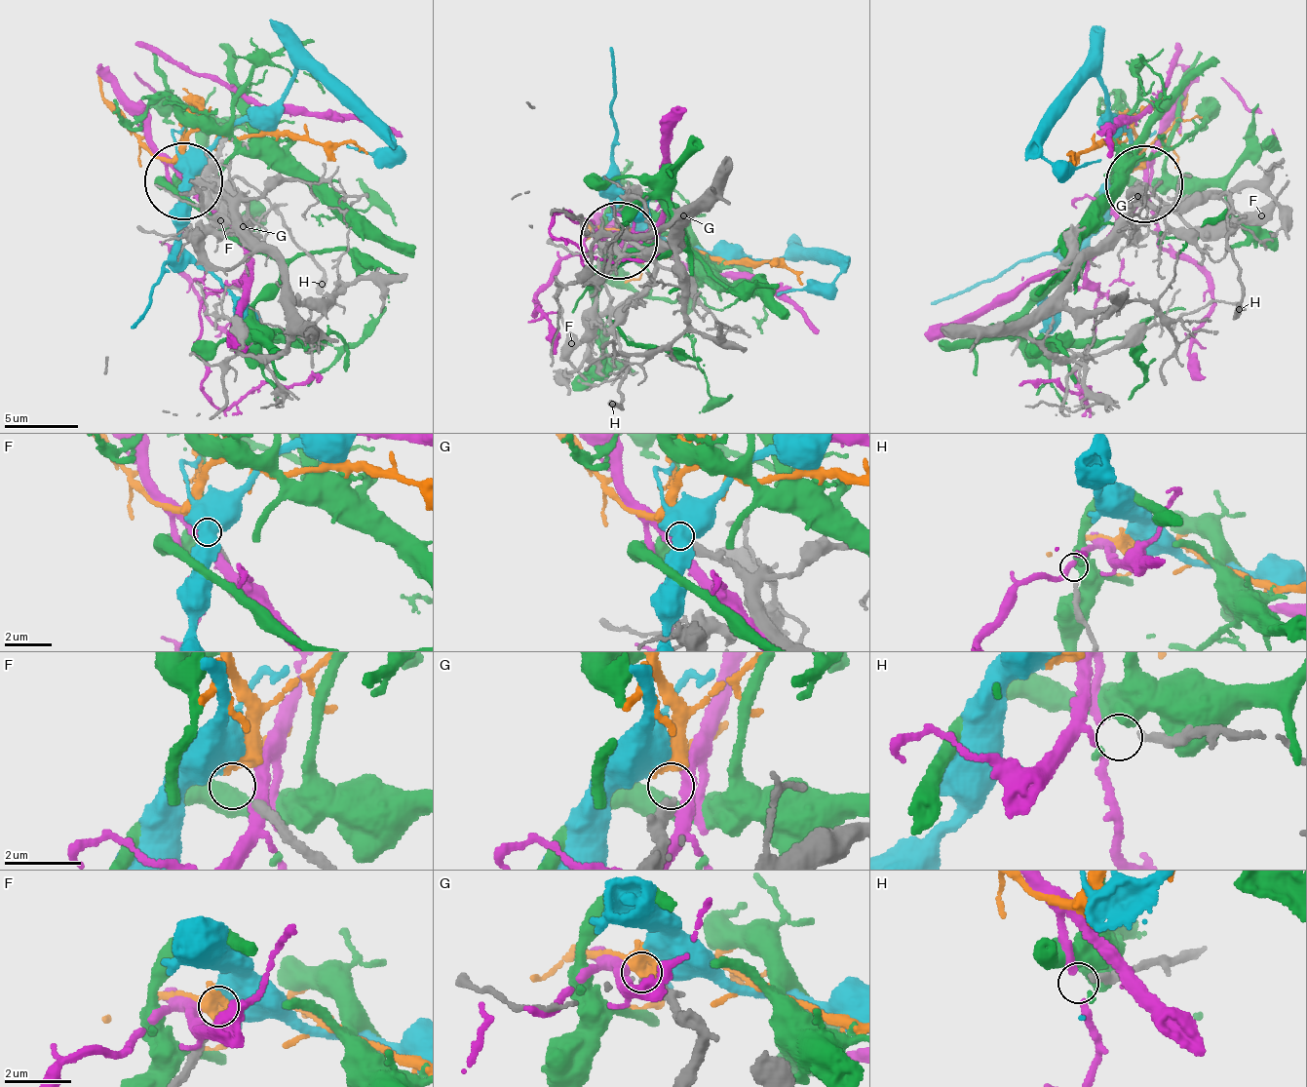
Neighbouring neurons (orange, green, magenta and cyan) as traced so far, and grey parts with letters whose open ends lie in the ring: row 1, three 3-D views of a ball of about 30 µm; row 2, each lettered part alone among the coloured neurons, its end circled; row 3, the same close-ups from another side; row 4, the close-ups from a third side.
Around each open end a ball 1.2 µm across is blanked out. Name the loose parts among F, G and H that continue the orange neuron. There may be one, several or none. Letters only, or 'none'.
G

